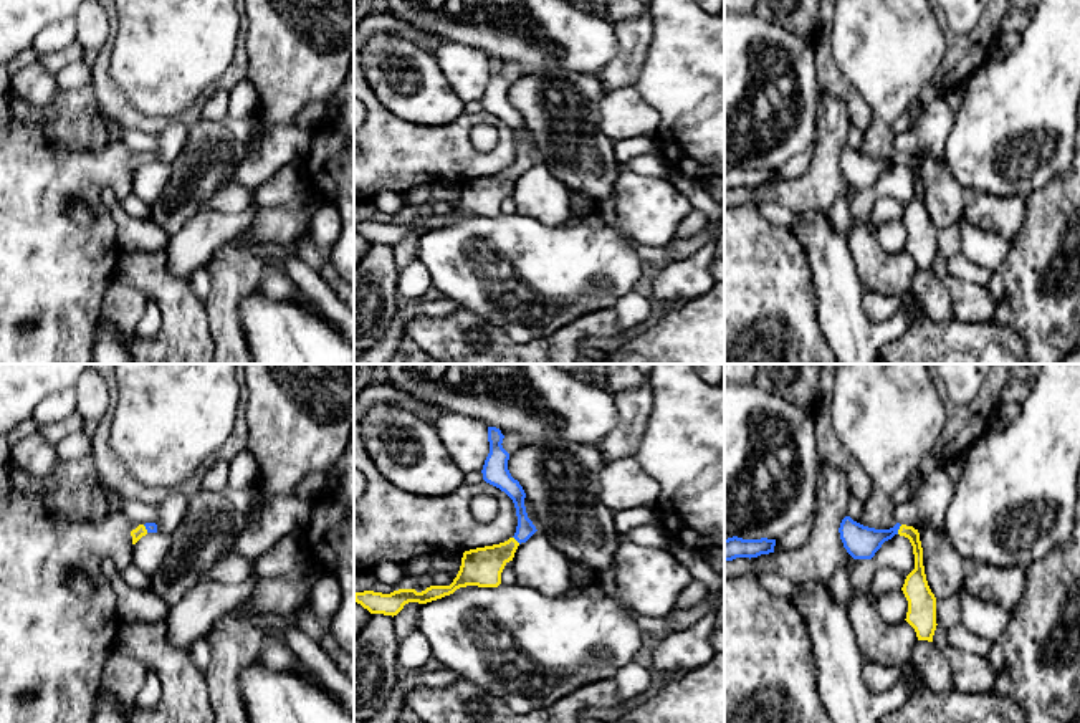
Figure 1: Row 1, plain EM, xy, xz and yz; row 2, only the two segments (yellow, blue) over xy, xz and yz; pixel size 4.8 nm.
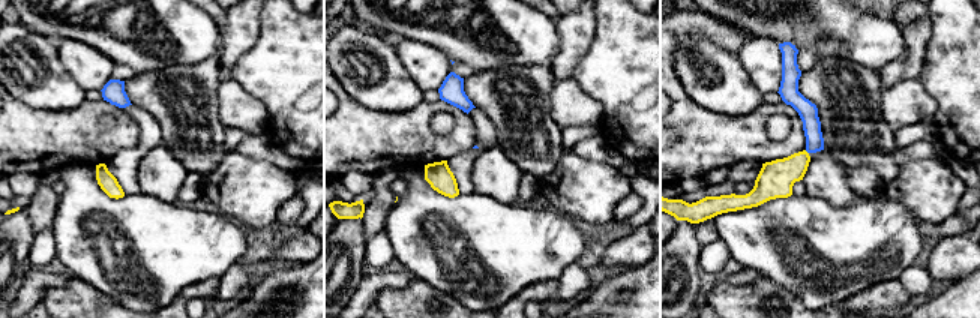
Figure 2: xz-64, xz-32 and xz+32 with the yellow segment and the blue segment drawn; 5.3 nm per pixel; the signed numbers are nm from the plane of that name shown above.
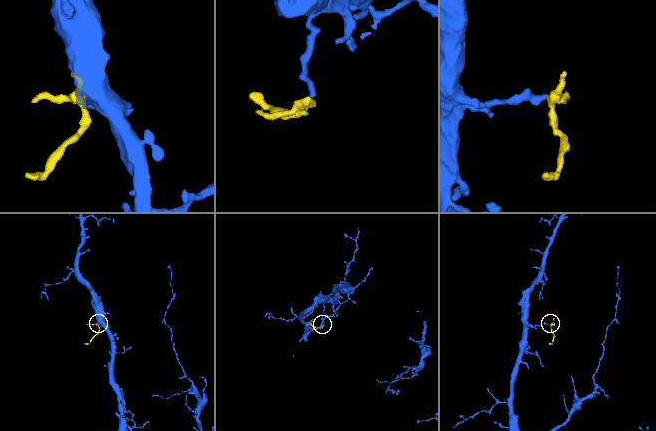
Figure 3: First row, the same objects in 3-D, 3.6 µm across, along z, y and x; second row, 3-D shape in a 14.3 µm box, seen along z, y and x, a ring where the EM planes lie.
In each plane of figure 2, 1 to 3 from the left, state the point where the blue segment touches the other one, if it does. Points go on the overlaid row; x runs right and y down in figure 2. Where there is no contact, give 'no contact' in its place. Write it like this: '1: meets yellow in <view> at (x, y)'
1: no contact
2: no contact
3: meets yellow in xz+32 at (806, 152)

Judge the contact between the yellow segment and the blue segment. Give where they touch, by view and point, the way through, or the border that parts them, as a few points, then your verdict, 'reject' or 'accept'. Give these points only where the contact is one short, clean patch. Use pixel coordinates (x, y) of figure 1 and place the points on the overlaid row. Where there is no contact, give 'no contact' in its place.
yz (898, 530) | across yz (917, 578), (917, 543), (898, 530), (860, 541) | accept

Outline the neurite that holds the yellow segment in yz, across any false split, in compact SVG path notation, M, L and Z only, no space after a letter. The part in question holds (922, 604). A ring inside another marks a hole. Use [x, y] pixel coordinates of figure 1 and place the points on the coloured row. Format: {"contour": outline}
{"contour": "M845 516L840 523L839 533L843 548L853 559L872 559L882 544L891 539L895 534L910 539L915 554L915 569L906 576L901 587L908 601L905 620L915 629L918 640L933 642L938 625L936 597L926 581L923 548L918 529L900 523L890 529L875 529L853 521L850 516Z"}

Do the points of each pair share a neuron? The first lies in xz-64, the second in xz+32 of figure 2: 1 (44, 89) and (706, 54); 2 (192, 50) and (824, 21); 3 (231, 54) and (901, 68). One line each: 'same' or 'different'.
1: same
2: same
3: same

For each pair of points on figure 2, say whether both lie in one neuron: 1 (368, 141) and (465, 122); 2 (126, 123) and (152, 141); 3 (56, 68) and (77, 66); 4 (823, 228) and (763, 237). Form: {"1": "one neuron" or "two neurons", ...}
{"1": "one neuron", "2": "two neurons", "3": "two neurons", "4": "one neuron"}

